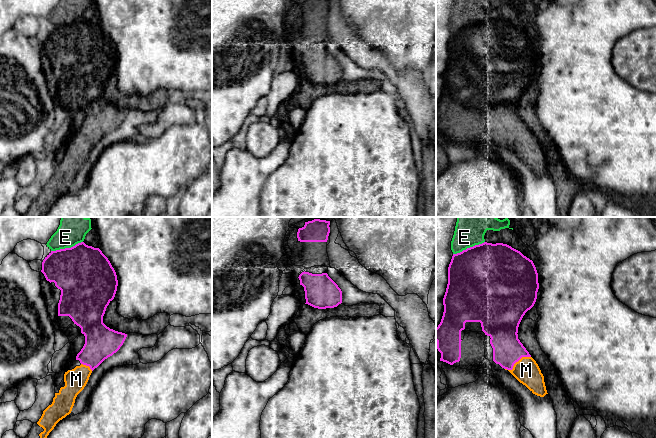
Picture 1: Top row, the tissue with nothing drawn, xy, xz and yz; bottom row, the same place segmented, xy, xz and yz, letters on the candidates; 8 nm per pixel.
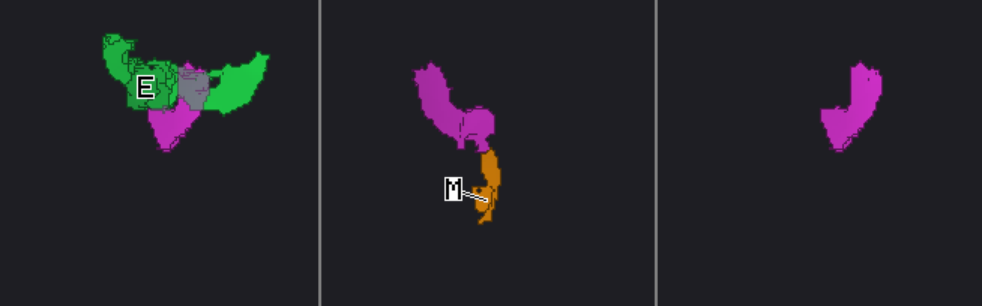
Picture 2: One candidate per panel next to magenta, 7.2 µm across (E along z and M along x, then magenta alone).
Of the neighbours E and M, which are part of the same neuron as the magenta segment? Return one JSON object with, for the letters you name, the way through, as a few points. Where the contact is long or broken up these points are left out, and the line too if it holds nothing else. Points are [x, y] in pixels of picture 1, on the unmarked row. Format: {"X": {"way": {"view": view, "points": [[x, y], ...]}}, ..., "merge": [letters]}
{"M": {"way": {"view": "yz", "points": [[507, 125], [516, 137], [526, 146]]}}, "merge": ["M"]}

